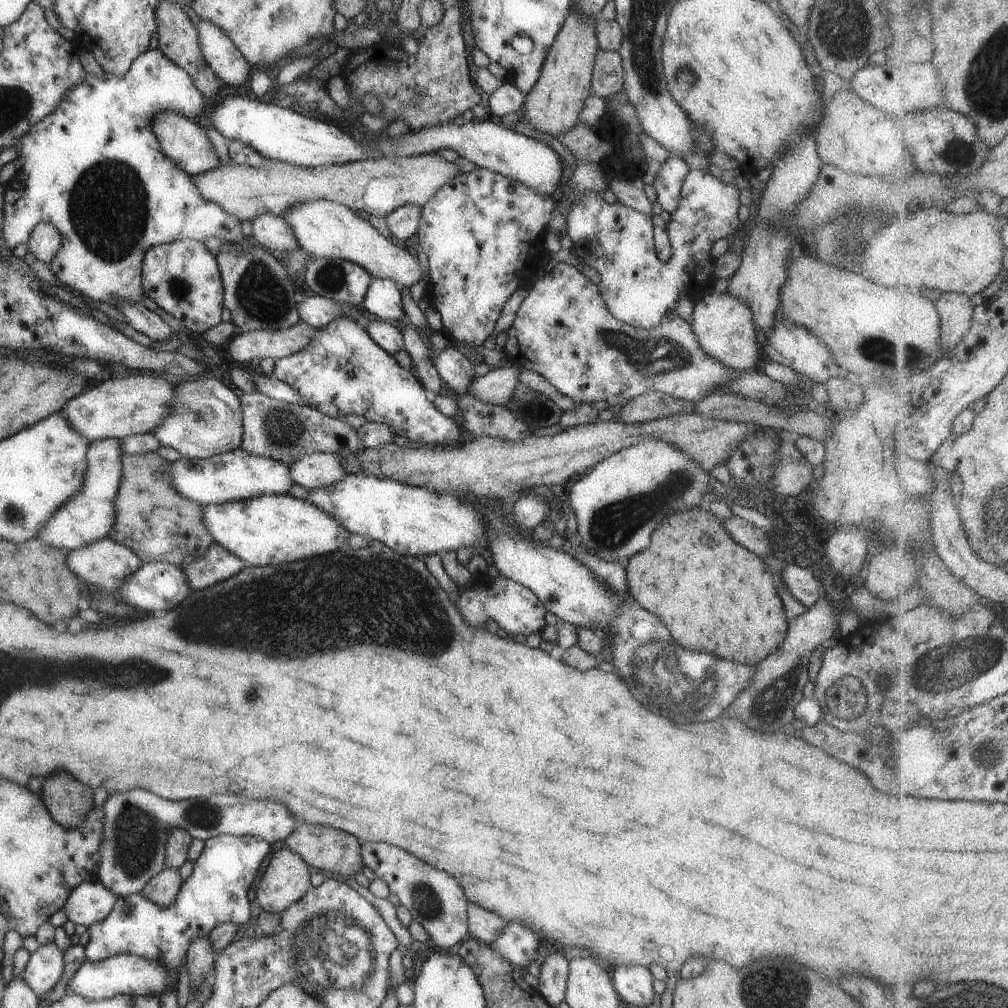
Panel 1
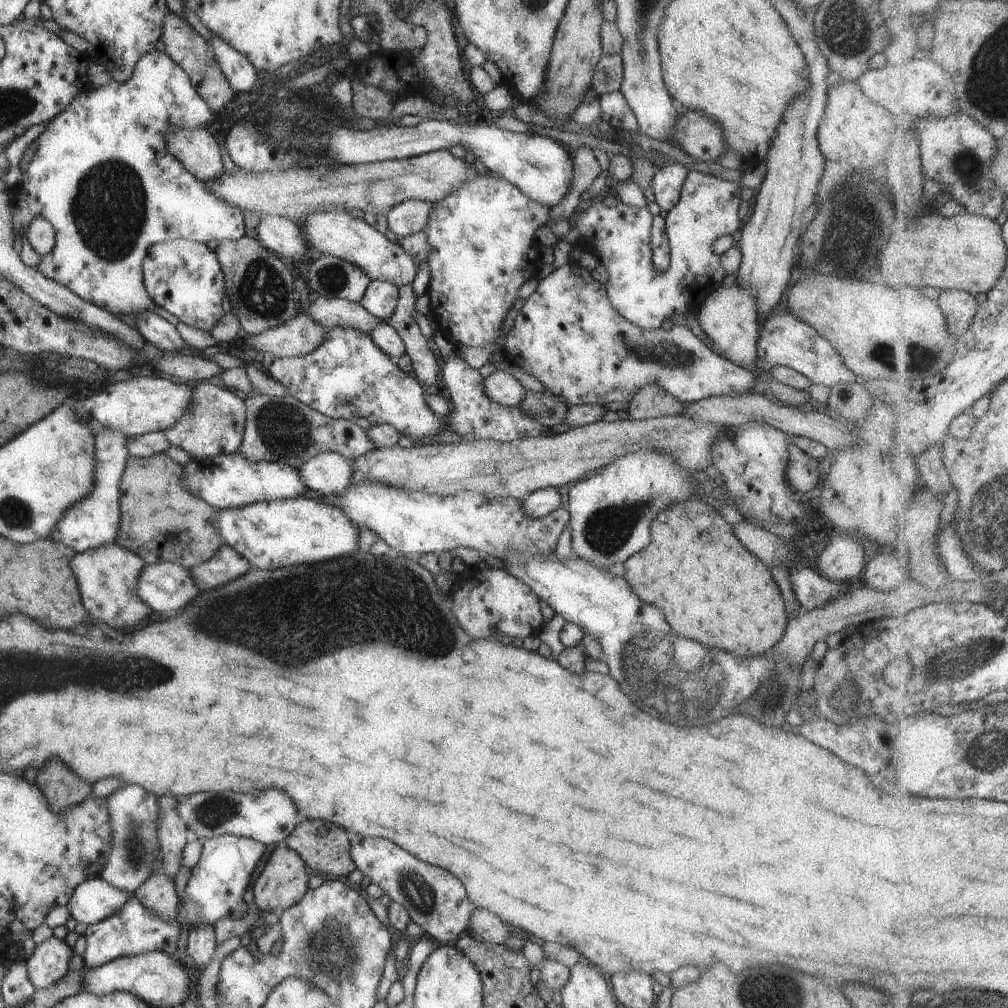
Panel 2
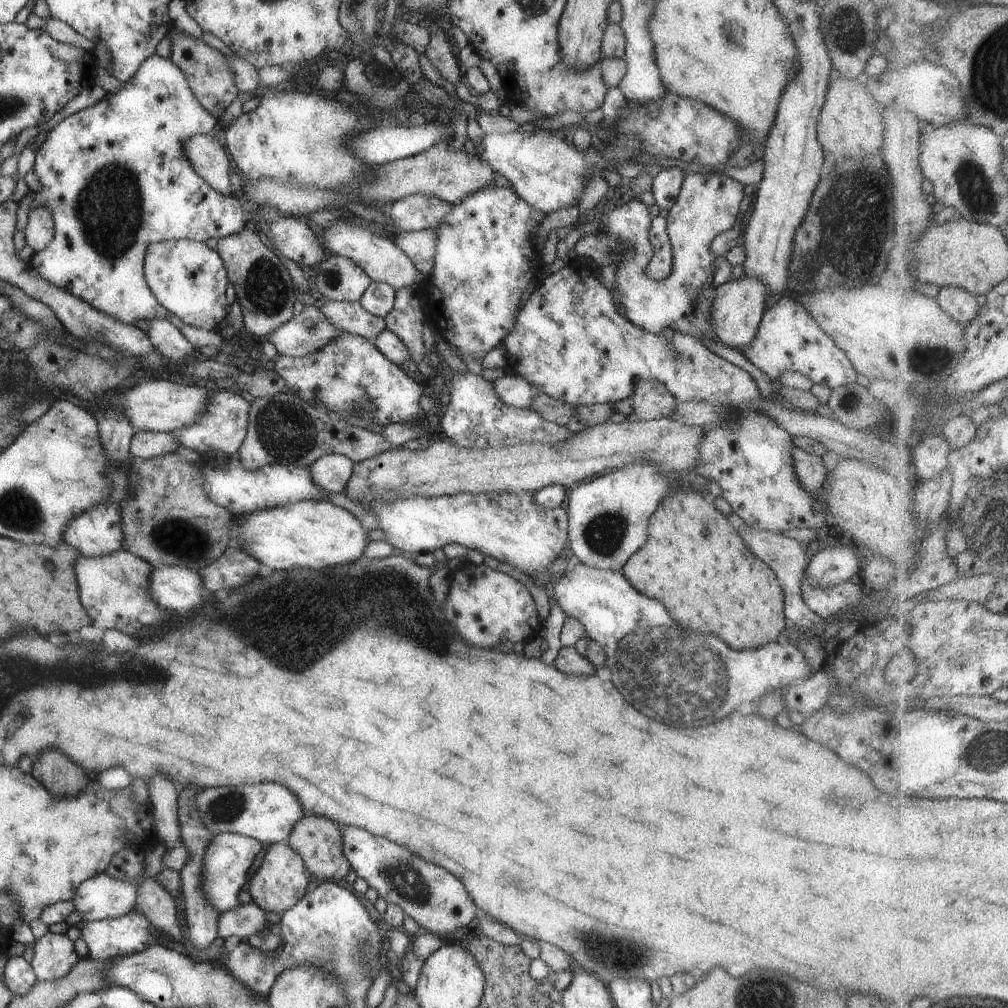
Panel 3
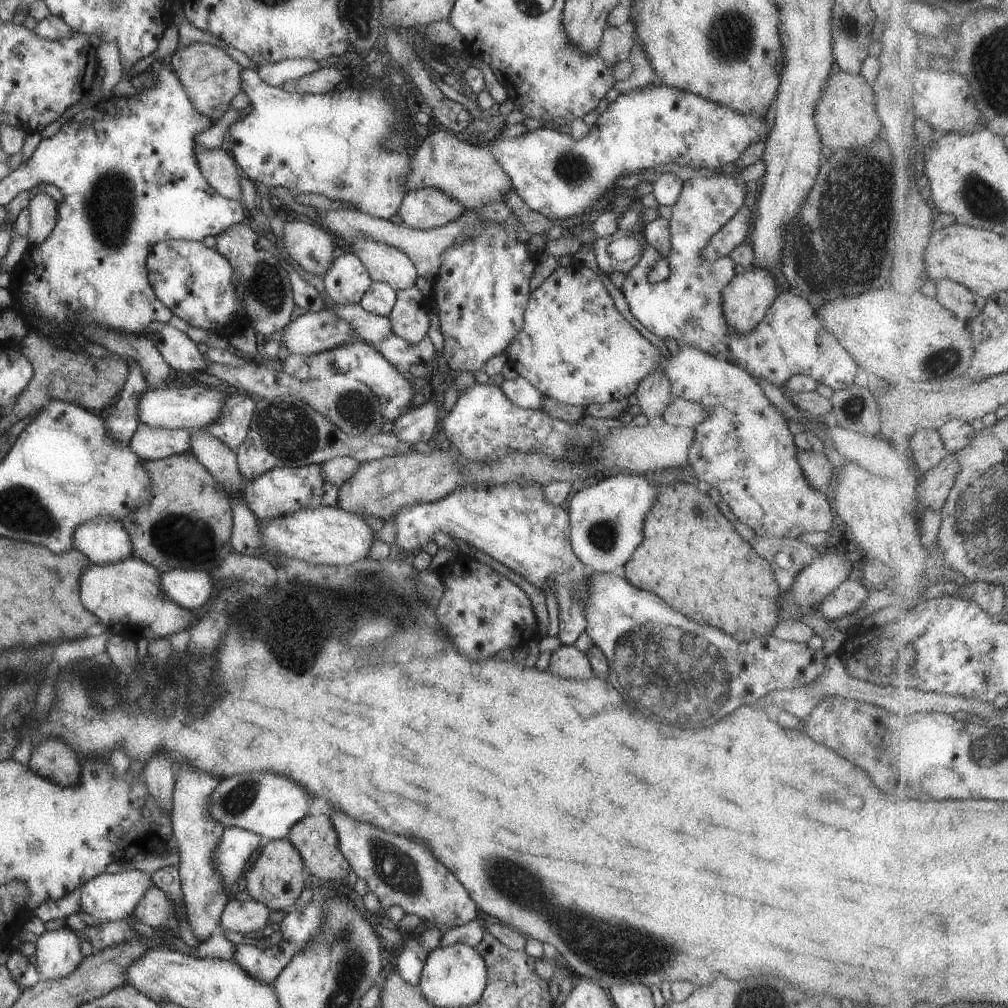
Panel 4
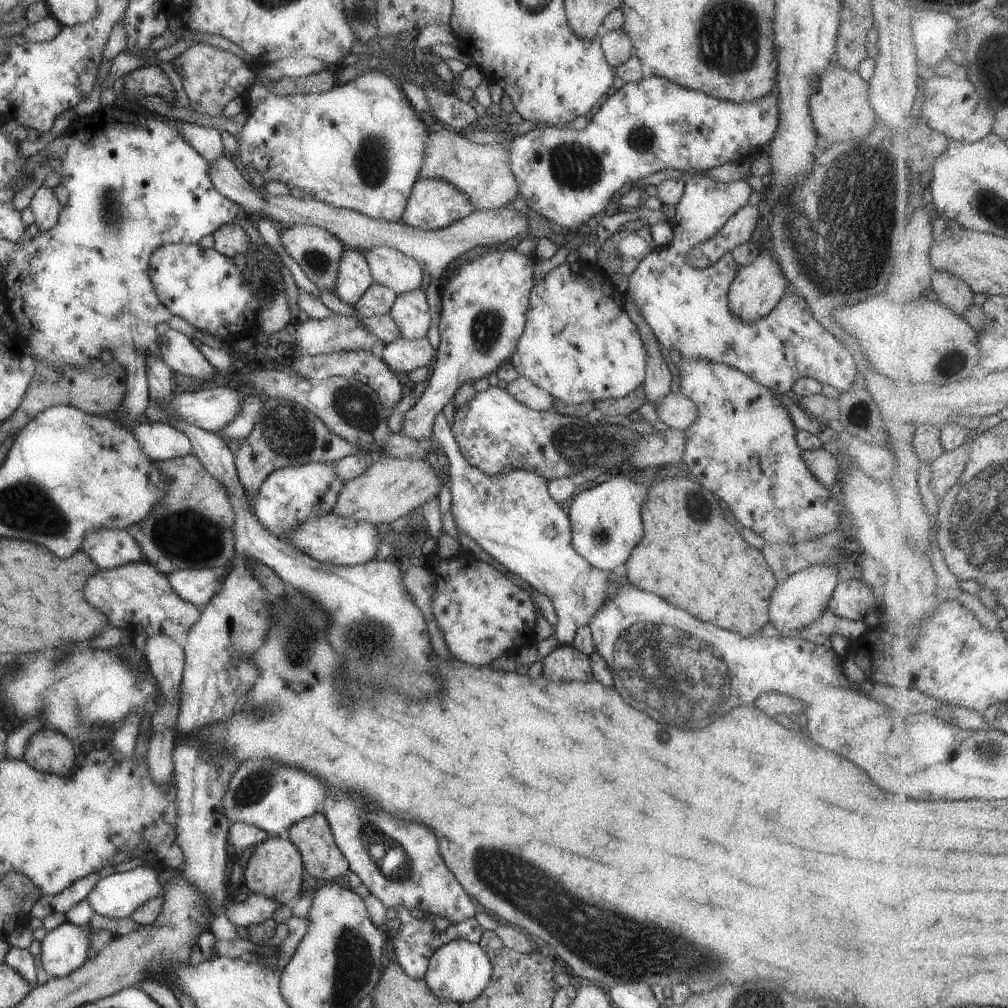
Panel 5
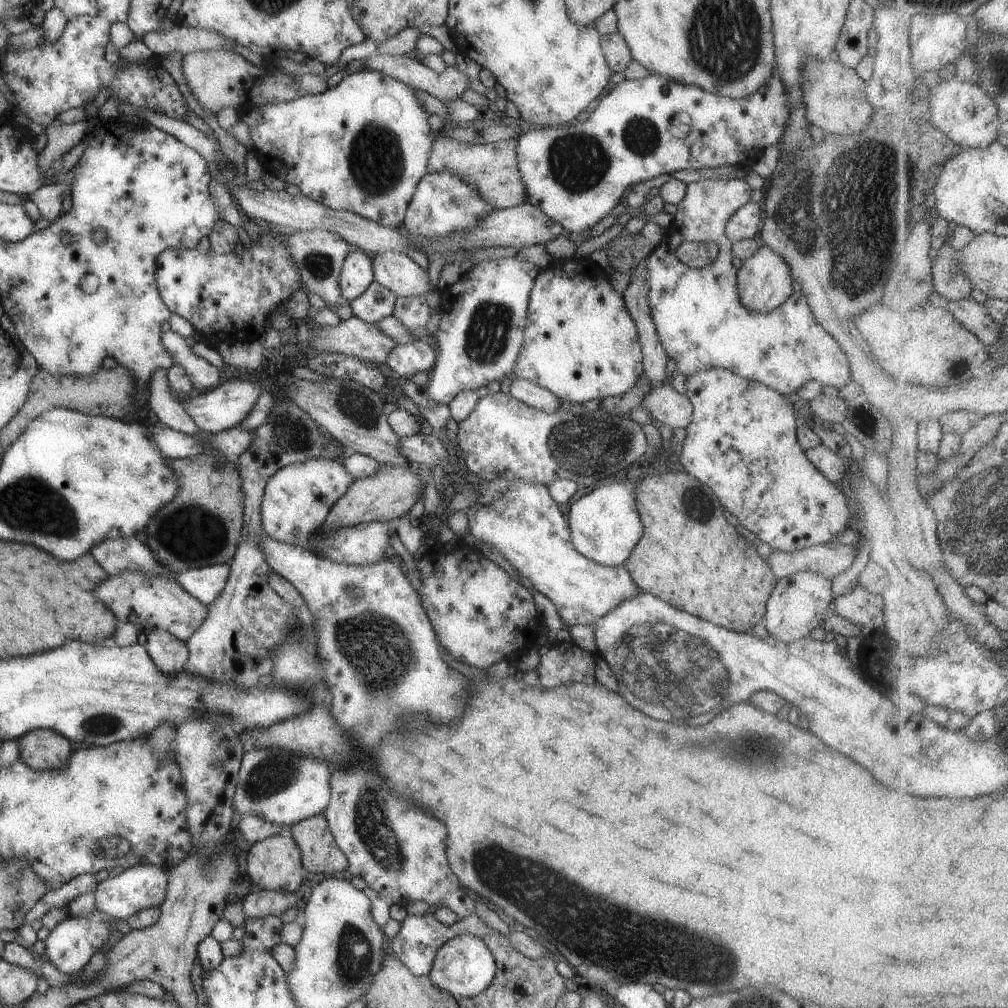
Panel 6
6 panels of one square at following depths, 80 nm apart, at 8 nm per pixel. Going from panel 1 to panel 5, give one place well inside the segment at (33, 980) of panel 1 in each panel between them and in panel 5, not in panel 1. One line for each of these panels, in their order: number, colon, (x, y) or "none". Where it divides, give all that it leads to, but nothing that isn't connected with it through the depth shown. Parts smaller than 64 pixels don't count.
2: (48, 962)
3: (53, 954)
4: (57, 953)
5: (63, 949)

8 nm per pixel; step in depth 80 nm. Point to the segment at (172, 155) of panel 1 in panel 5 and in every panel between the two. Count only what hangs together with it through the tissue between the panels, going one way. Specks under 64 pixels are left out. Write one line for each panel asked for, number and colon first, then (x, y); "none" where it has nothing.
2: (196, 149)
3: (203, 152)
4: (217, 166)
5: (432, 250)

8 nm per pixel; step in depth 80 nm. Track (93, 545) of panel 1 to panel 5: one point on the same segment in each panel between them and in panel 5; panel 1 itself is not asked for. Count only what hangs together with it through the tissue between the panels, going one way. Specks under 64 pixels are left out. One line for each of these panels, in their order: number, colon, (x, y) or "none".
2: (106, 576)
3: (113, 589)
4: (126, 597)
5: (135, 597)

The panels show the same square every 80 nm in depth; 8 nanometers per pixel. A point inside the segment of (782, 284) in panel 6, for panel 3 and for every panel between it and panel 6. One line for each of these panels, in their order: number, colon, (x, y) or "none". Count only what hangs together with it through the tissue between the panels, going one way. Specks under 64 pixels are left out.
3: (735, 314)
4: (746, 298)
5: (756, 288)

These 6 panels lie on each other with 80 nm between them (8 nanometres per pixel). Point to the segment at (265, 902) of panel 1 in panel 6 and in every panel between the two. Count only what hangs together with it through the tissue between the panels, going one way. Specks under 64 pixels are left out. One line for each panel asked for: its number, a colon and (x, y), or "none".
2: (282, 882)
3: (279, 882)
4: (275, 879)
5: (273, 870)
6: (274, 863)

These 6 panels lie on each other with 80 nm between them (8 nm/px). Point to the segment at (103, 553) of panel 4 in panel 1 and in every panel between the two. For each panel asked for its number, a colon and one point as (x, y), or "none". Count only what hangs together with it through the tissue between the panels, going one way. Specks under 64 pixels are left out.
1: (87, 515)
2: (93, 521)
3: (97, 531)

